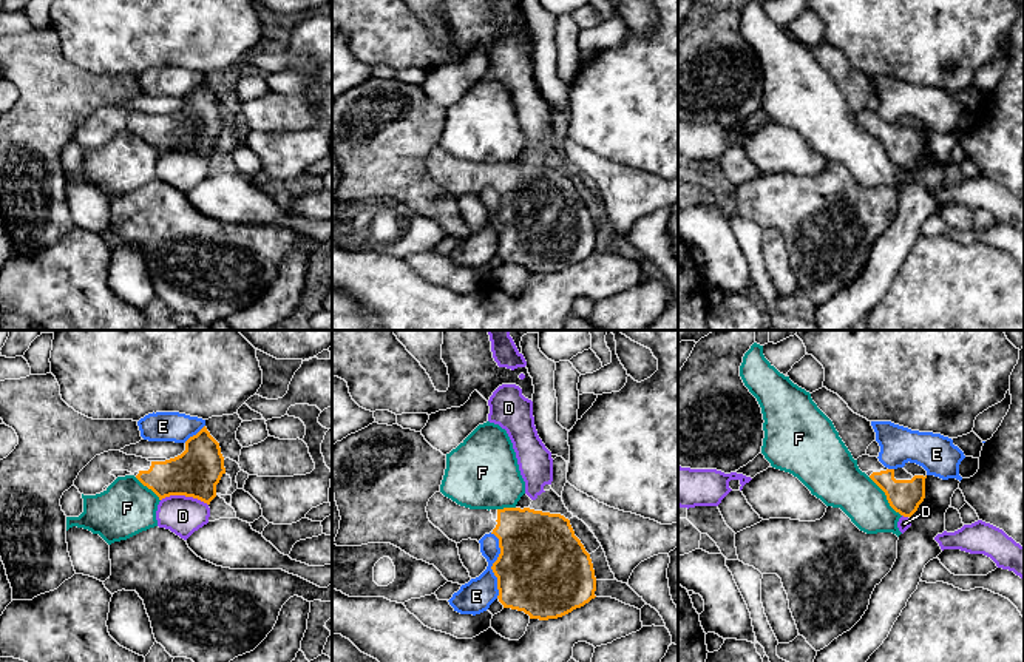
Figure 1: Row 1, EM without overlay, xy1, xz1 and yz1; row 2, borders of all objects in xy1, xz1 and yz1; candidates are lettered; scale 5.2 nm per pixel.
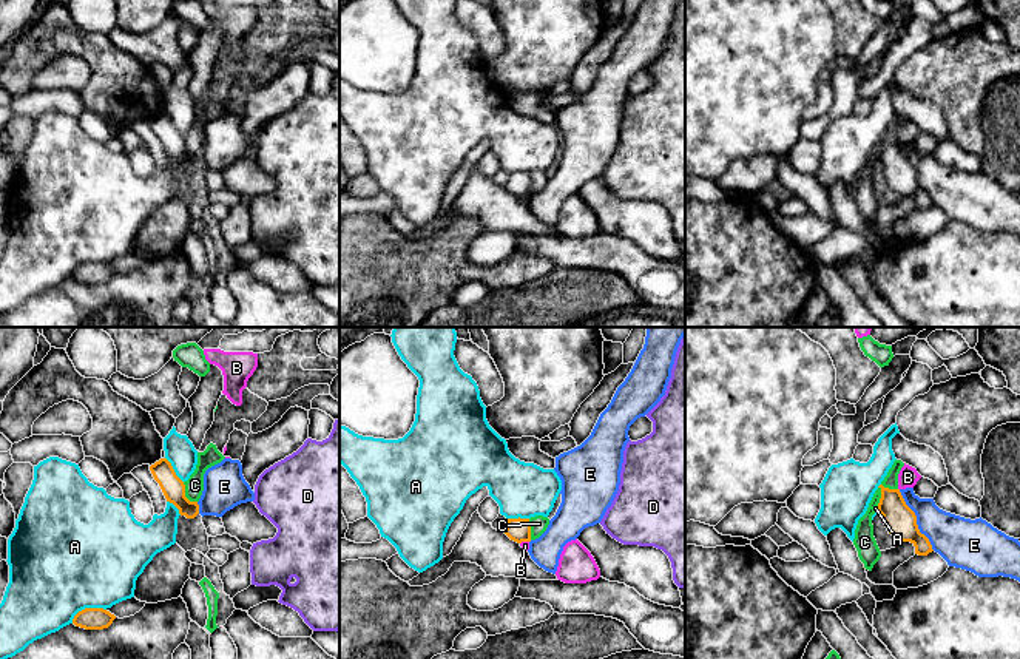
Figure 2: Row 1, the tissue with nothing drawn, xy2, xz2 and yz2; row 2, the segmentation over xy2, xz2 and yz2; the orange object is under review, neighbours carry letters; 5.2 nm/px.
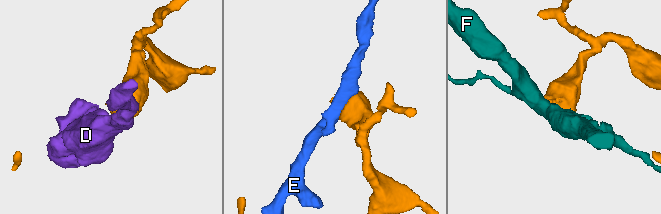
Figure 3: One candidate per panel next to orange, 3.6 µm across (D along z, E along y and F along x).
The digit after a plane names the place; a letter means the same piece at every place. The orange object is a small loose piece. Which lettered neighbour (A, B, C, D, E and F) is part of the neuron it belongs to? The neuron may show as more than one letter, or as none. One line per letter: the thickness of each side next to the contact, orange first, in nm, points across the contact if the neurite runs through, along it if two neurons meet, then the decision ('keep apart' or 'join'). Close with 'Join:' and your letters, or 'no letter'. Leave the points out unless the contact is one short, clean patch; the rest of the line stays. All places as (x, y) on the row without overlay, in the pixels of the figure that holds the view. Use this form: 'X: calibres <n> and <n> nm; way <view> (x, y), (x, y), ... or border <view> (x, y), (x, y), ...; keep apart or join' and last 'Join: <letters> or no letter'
A: calibres 110 and 500 nm; keep apart
B: calibres 130 and 40 nm; keep apart
C: calibres 160 and 100 nm; border yz2 (897, 142), (883, 141), (877, 161); keep apart
D: calibres 240 and 200 nm; keep apart
E: calibres 460 and 170 nm; keep apart
F: calibres 180 and 240 nm; border yz1 (868, 131), (901, 170); keep apart
Join: no letter

